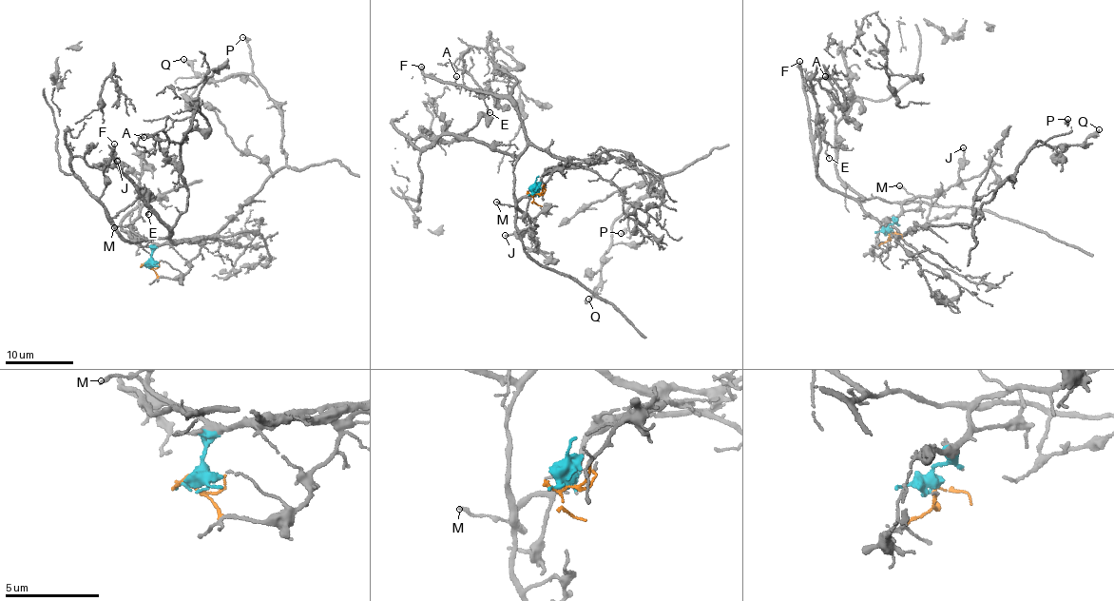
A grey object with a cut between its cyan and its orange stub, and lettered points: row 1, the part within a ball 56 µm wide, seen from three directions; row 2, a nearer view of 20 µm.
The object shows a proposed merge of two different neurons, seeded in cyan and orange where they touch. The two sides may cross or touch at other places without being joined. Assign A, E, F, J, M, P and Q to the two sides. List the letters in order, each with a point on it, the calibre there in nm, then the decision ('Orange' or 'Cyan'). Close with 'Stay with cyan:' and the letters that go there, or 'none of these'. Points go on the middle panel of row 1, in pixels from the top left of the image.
A: Place: (456, 76). Thickness 120 nm. Orange
E: Place: (489, 112). Thickness 120 nm. Orange
F: Place: (421, 67). Thickness 320 nm. Orange
J: Place: (505, 235). Thickness 150 nm. Cyan
M: Place: (496, 202). Thickness 180 nm. Cyan
P: Place: (621, 233). Thickness 190 nm. Cyan
Q: Place: (588, 299). Thickness 280 nm. Cyan
Stay with cyan: J, M, P, Q

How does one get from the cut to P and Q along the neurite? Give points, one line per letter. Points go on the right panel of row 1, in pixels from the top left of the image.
P: (888, 232), (894, 221), (888, 218), (901, 237), (929, 225), (971, 225), (1031, 148), (1068, 132), (1068, 119)
Q: (888, 232), (888, 218), (901, 237), (973, 224), (1036, 140), (1083, 144), (1098, 129)

